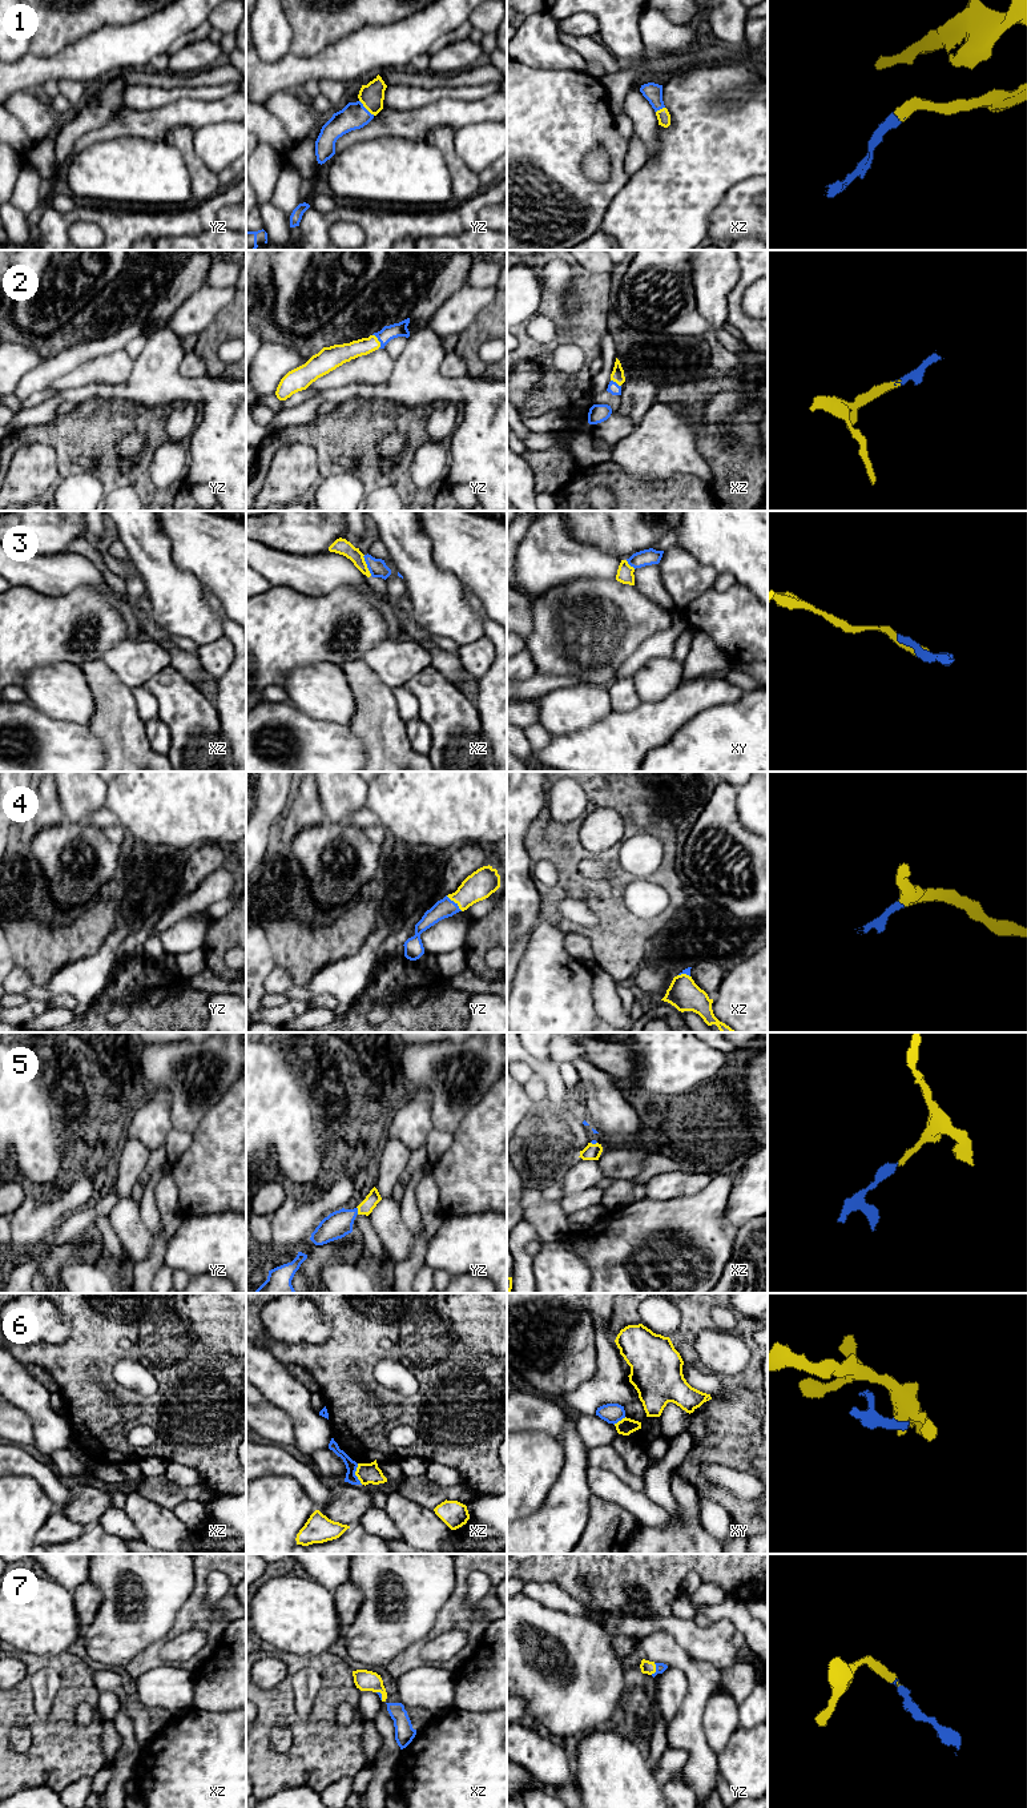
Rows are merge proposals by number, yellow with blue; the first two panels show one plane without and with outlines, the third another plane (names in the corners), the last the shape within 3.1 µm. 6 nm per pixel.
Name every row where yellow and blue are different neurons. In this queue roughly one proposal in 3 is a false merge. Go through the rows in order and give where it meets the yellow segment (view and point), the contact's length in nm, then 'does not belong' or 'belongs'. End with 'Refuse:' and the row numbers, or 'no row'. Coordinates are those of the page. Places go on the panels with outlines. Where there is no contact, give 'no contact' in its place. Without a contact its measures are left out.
1: yz (366, 108) | 130 nm | belongs
2: yz (378, 341) | 100 nm | belongs
3: xz (366, 566) | 140 nm | does not belong
4: yz (454, 901) | 140 nm | belongs
5: yz (358, 1211) | 50 nm | belongs
6: xz (355, 1474) | 130 nm | does not belong
7: yz (655, 1670) | 80 nm | belongs
Refuse: 3, 6

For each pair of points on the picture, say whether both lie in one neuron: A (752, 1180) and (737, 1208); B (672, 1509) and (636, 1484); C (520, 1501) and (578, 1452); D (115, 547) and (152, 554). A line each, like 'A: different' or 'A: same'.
A: same
B: different
C: different
D: different

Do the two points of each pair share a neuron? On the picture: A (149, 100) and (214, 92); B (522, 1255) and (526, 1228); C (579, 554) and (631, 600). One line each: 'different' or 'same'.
A: same
B: same
C: different

